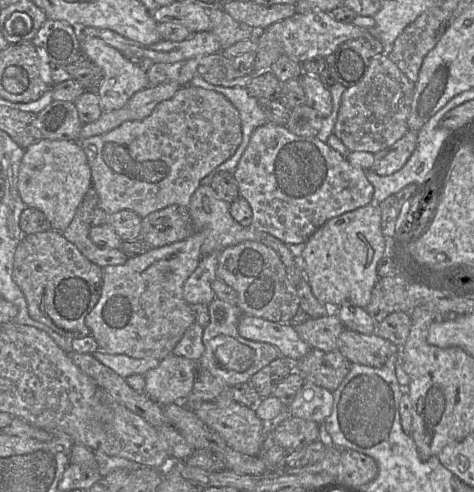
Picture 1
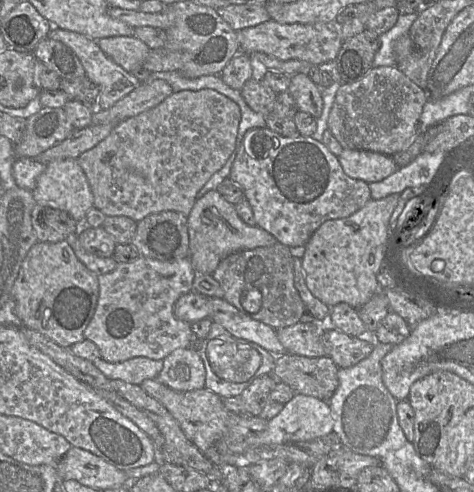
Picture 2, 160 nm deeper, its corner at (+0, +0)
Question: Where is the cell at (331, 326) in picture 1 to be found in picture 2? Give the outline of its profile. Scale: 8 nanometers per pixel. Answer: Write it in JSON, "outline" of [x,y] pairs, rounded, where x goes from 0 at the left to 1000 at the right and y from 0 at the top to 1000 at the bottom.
{"outline":[[[637,657],[582,671],[584,685],[605,717],[646,726],[688,724],[688,711],[677,691],[677,661],[673,657]]]}

